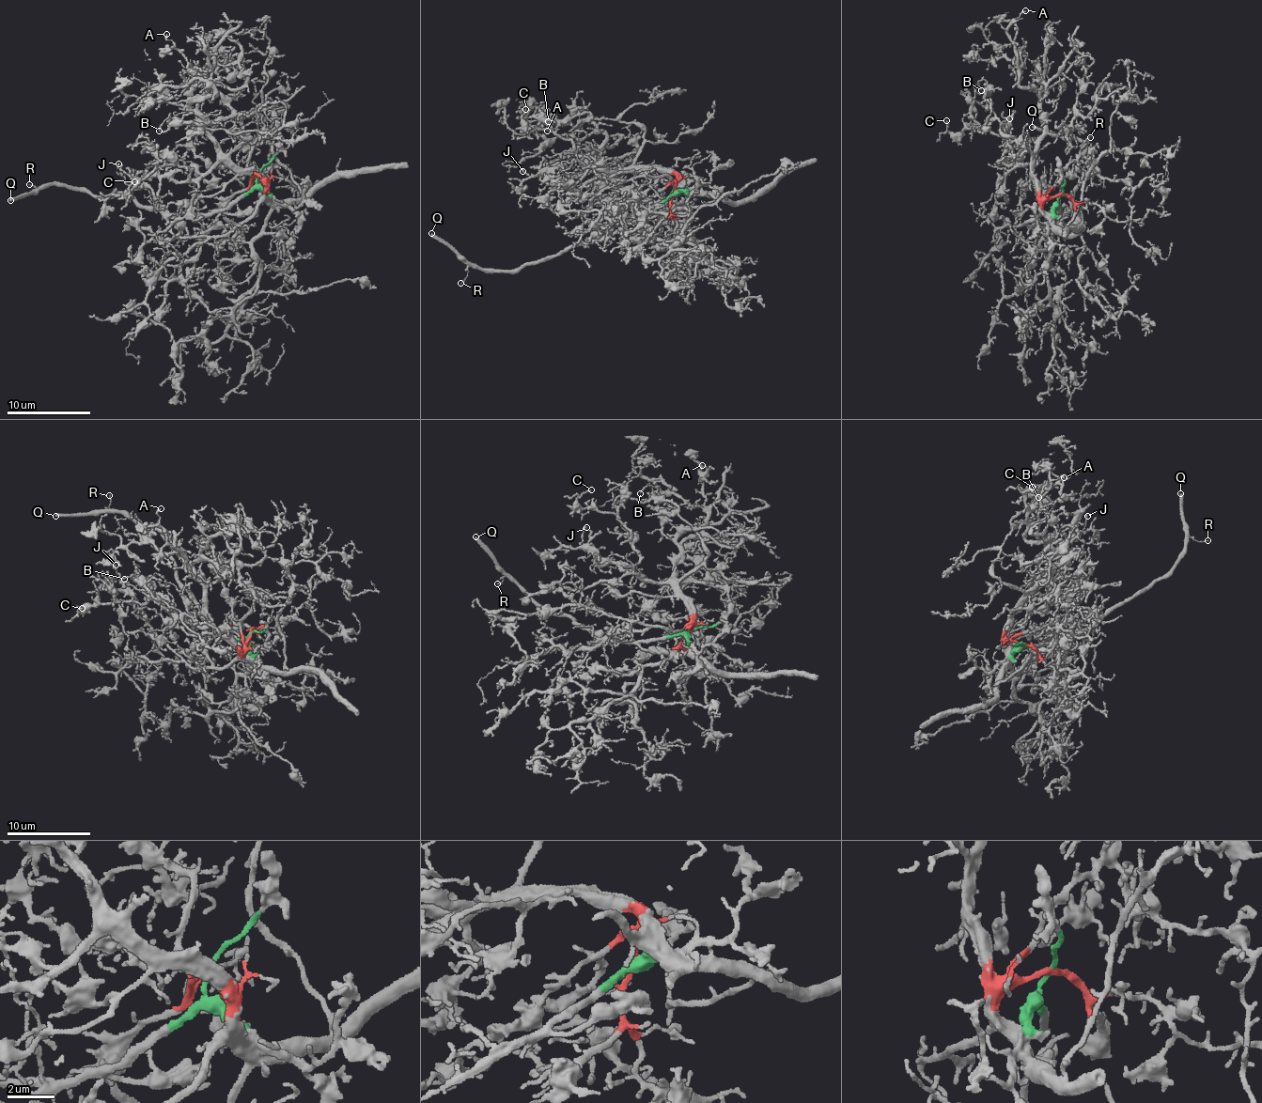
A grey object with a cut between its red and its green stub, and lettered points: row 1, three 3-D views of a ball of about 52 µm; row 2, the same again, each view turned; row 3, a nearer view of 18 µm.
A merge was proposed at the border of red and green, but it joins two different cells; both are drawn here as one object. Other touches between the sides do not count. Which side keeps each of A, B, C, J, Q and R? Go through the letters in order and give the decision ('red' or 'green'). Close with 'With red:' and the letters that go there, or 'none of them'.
A: red
B: red
C: red
J: red
Q: green
R: green
With red: A, B, C, J

